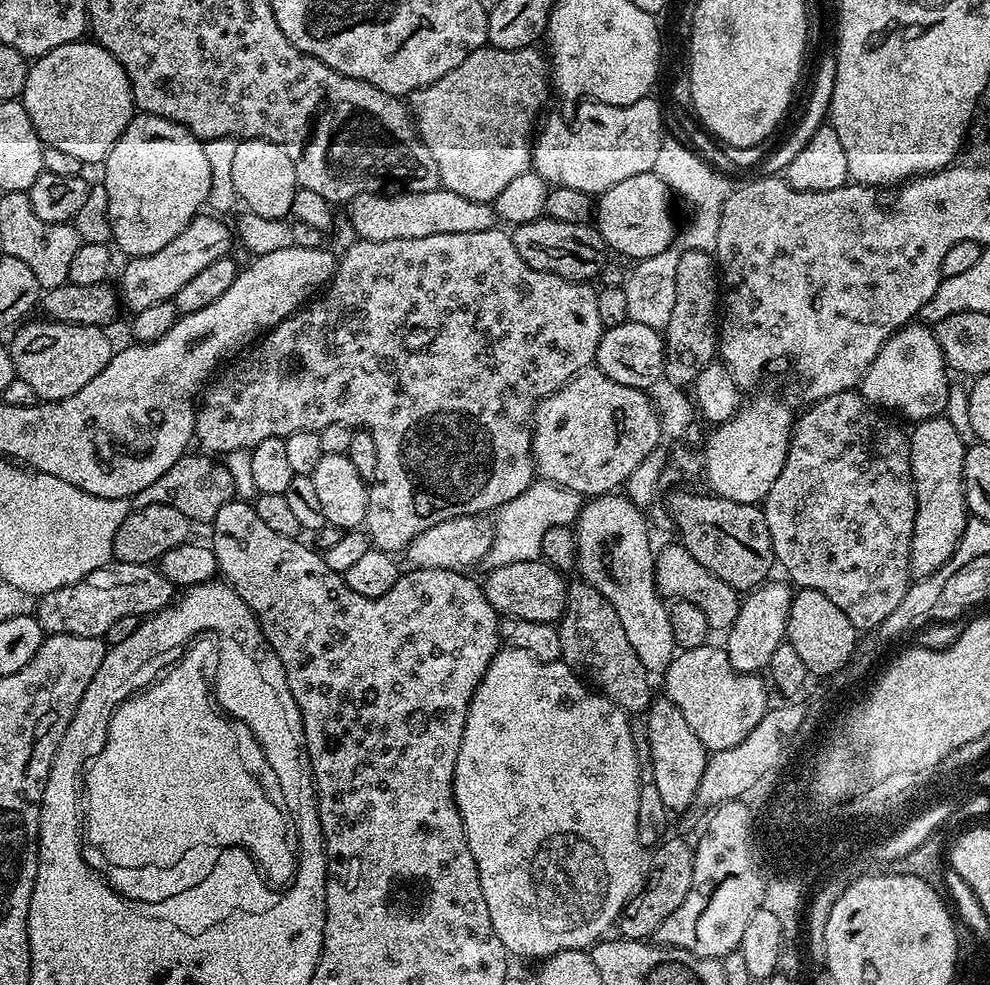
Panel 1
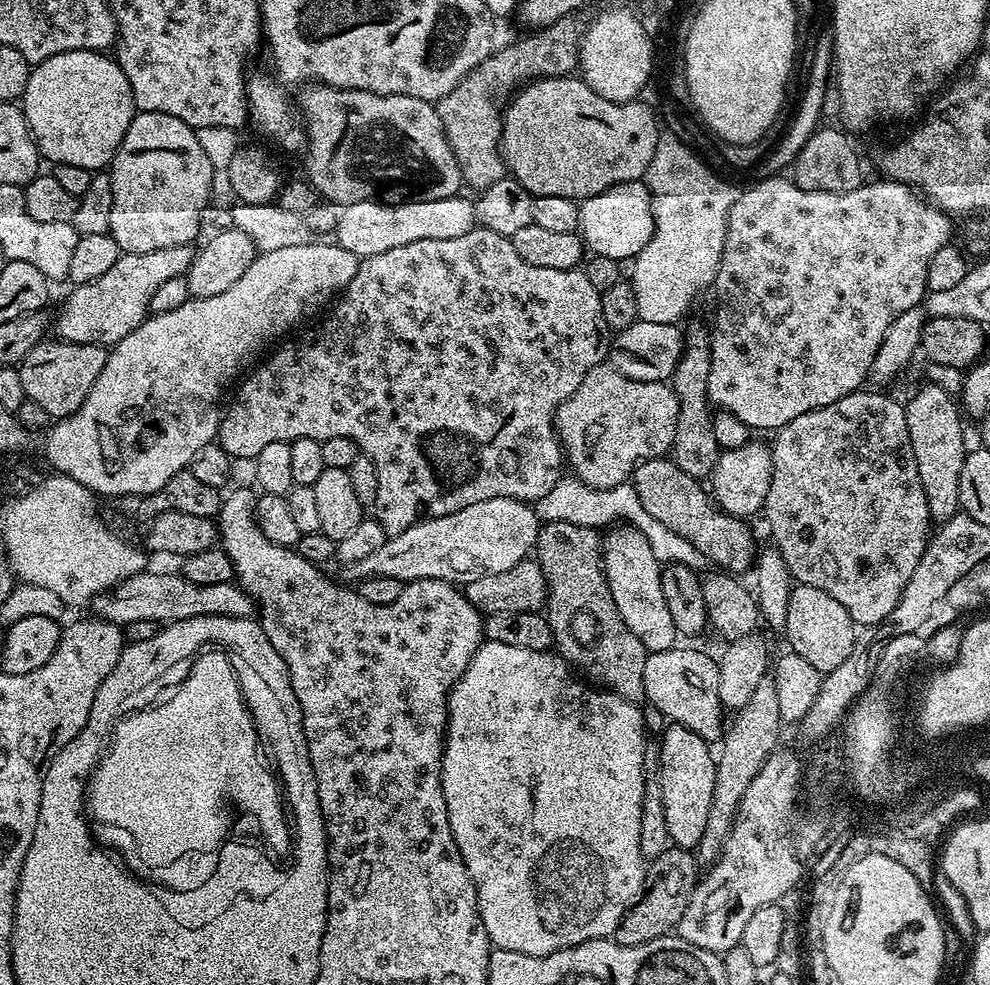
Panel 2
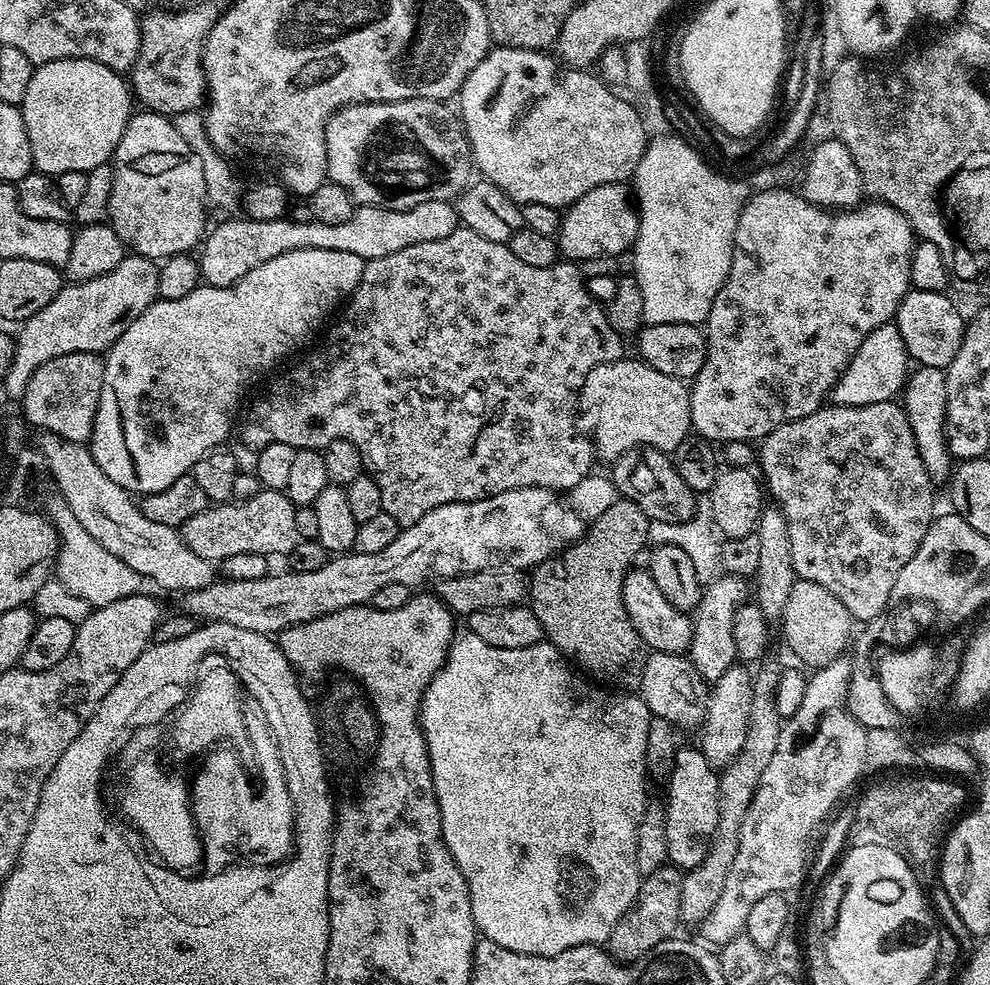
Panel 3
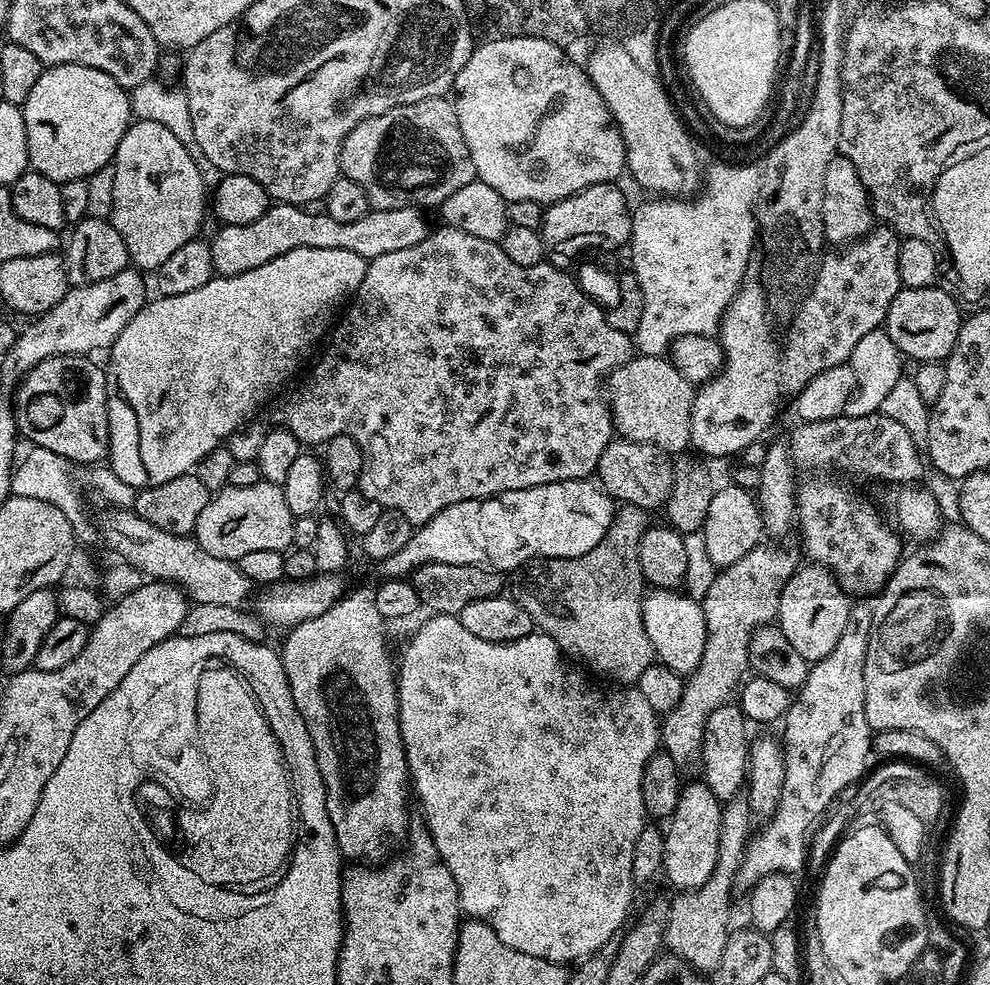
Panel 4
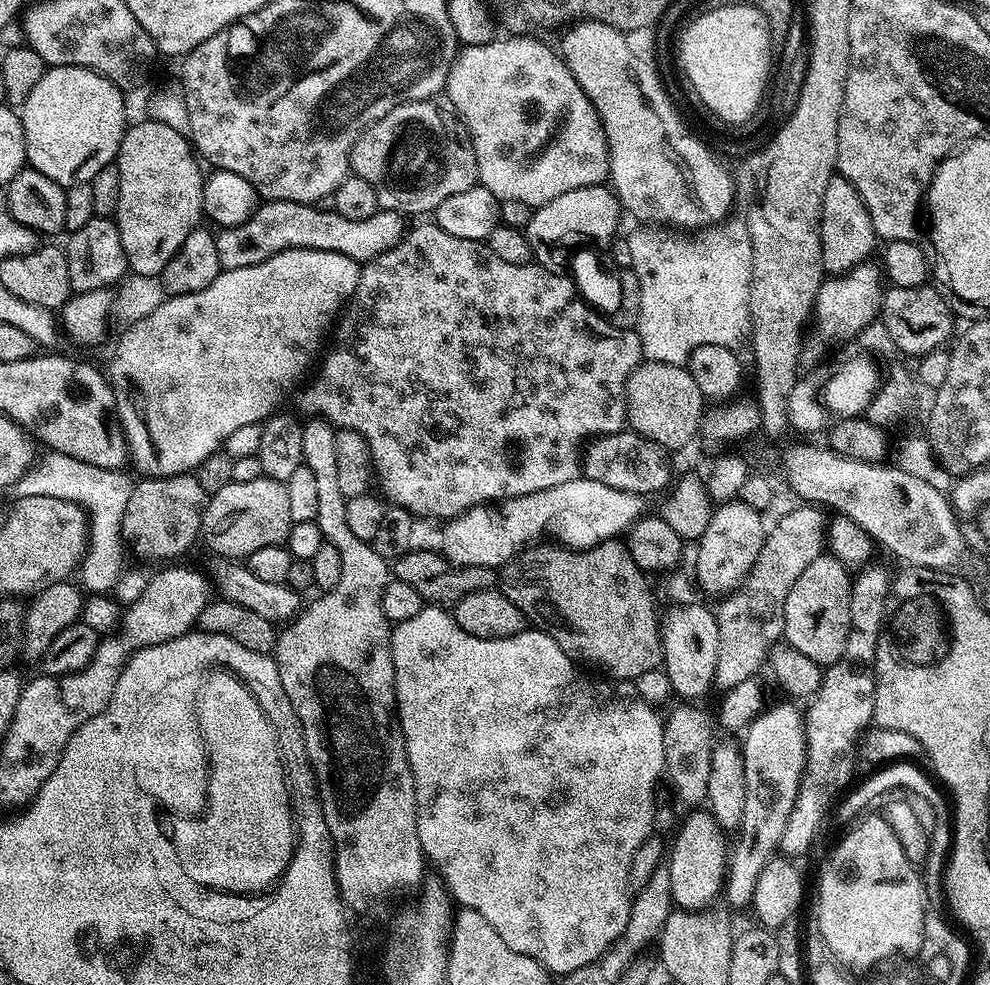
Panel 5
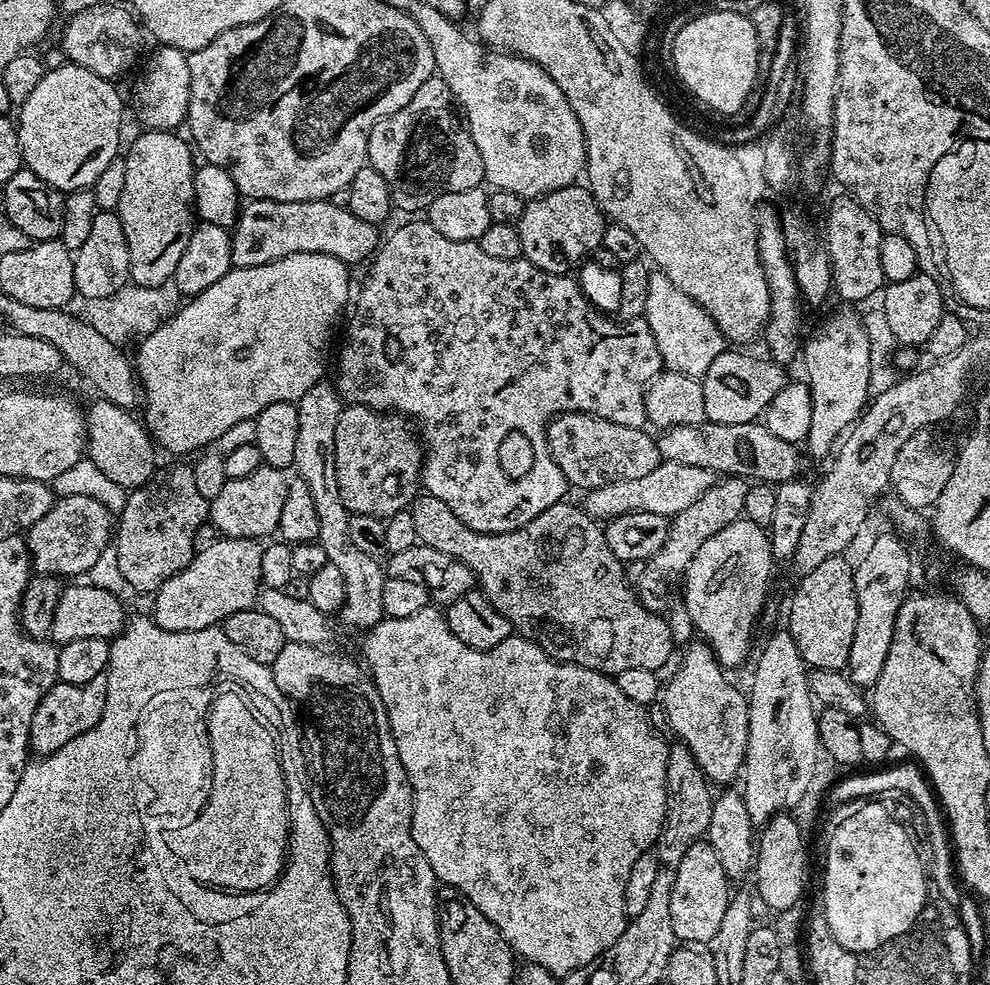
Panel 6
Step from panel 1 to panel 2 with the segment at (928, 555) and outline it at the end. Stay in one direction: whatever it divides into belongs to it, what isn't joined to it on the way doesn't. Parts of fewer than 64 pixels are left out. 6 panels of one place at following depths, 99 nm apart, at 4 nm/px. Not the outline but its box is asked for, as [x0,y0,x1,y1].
[904,382,966,522]

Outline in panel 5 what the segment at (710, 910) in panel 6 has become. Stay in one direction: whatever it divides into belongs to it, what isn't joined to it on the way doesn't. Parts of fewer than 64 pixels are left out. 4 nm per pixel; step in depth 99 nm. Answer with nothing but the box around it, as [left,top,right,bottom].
[666,810,729,912]

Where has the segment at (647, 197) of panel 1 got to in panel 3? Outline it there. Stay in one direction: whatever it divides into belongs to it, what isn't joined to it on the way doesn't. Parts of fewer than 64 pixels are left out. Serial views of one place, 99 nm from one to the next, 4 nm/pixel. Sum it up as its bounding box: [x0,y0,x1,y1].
[558,183,640,262]

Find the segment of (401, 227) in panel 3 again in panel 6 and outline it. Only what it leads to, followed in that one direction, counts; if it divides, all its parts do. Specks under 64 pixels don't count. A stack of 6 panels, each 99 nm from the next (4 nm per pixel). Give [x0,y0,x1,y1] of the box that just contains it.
[231,199,378,267]

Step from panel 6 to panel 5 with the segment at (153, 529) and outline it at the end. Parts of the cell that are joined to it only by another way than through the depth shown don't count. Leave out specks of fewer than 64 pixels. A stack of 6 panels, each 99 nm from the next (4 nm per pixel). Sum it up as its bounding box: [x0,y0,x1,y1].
[121,474,206,562]

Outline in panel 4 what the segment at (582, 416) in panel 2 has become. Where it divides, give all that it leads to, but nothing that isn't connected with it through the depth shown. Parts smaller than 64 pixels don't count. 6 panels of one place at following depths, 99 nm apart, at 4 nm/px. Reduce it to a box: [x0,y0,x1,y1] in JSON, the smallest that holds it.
[606,355,694,454]

